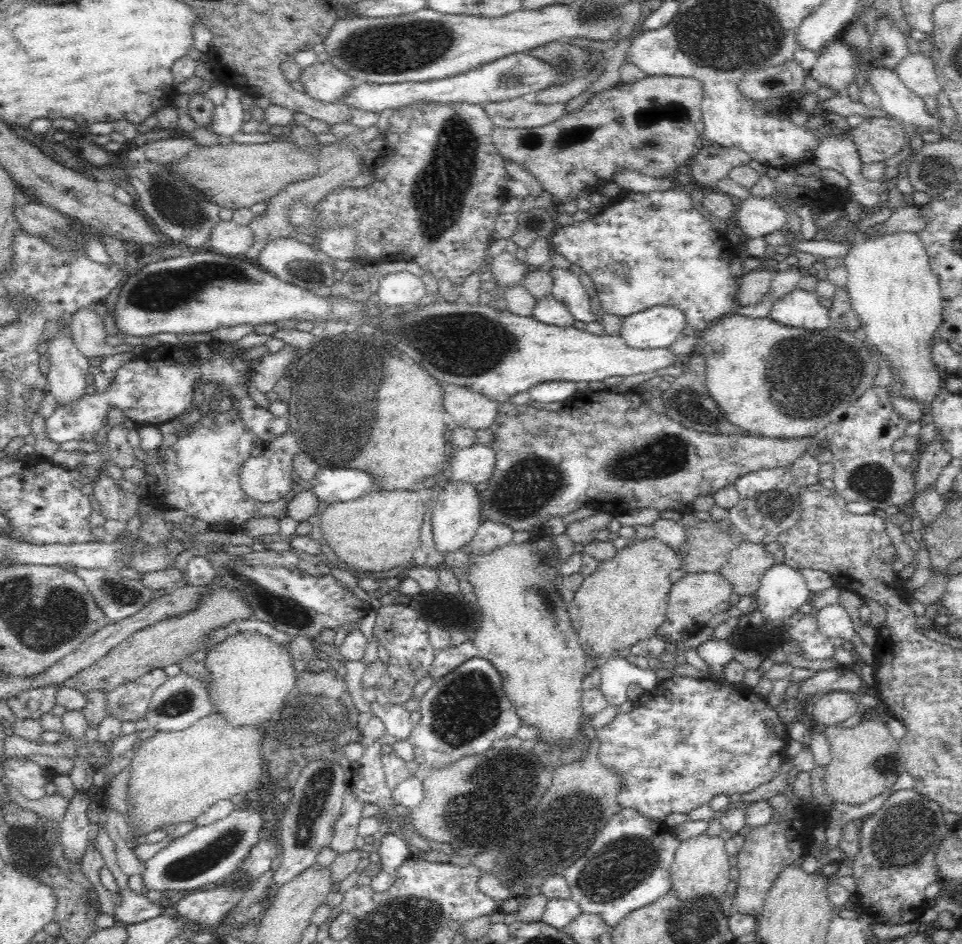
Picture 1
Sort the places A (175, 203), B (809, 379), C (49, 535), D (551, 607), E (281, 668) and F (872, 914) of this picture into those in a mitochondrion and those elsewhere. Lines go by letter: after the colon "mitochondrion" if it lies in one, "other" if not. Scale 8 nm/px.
A: mitochondrion
B: mitochondrion
C: other
D: mitochondrion
E: other
F: other

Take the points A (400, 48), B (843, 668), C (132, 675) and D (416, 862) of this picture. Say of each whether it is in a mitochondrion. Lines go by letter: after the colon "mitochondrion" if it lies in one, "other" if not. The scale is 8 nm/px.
A: mitochondrion
B: other
C: other
D: other

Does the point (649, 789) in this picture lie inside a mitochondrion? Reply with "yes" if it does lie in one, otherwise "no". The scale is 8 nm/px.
no

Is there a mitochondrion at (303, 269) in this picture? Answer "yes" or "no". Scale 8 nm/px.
yes

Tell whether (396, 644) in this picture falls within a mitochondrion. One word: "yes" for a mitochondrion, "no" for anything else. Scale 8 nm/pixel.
no

